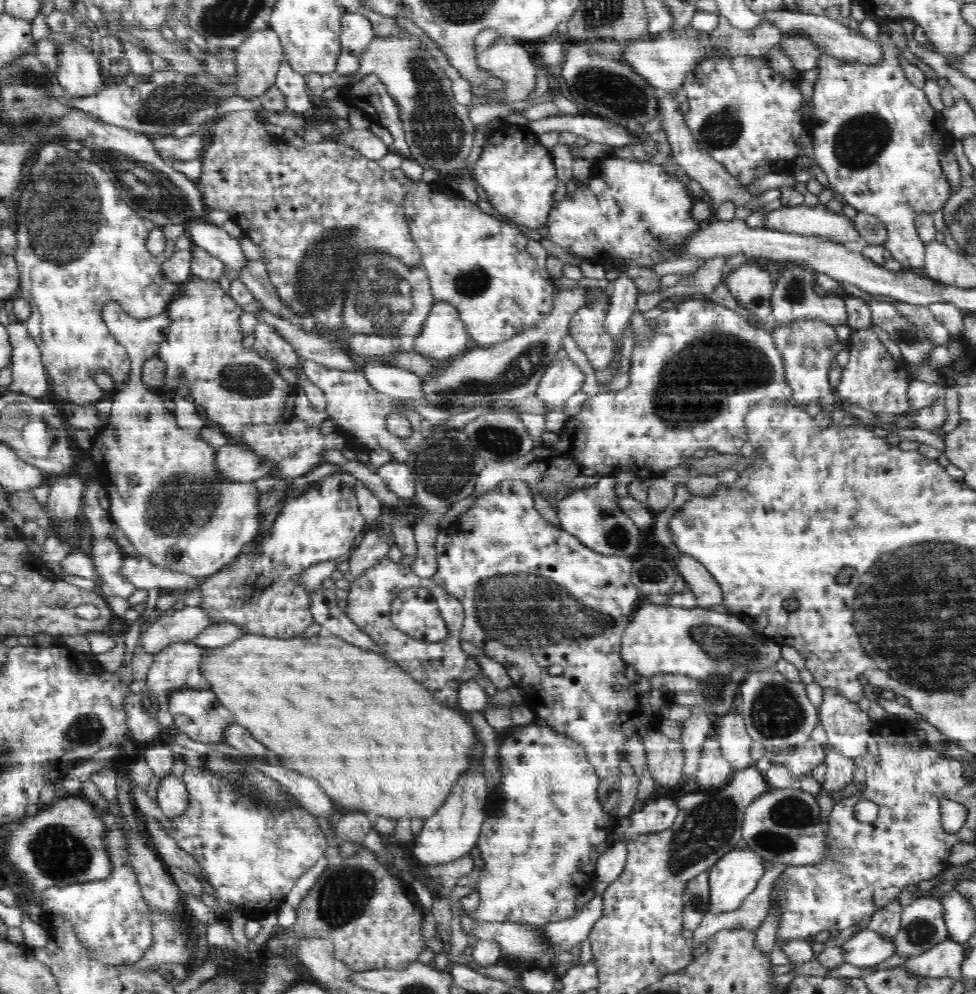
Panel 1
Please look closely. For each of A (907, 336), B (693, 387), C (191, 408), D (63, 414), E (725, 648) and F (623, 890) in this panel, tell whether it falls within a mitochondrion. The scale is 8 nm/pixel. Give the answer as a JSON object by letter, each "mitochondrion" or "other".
{"A":"mitochondrion","B":"mitochondrion","C":"other","D":"other","E":"mitochondrion","F":"other"}

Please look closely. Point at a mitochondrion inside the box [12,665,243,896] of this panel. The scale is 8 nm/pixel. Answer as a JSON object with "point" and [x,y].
{"point":[59,853]}

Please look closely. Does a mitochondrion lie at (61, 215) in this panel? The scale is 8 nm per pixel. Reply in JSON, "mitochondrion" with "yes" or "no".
{"mitochondrion":"yes"}

